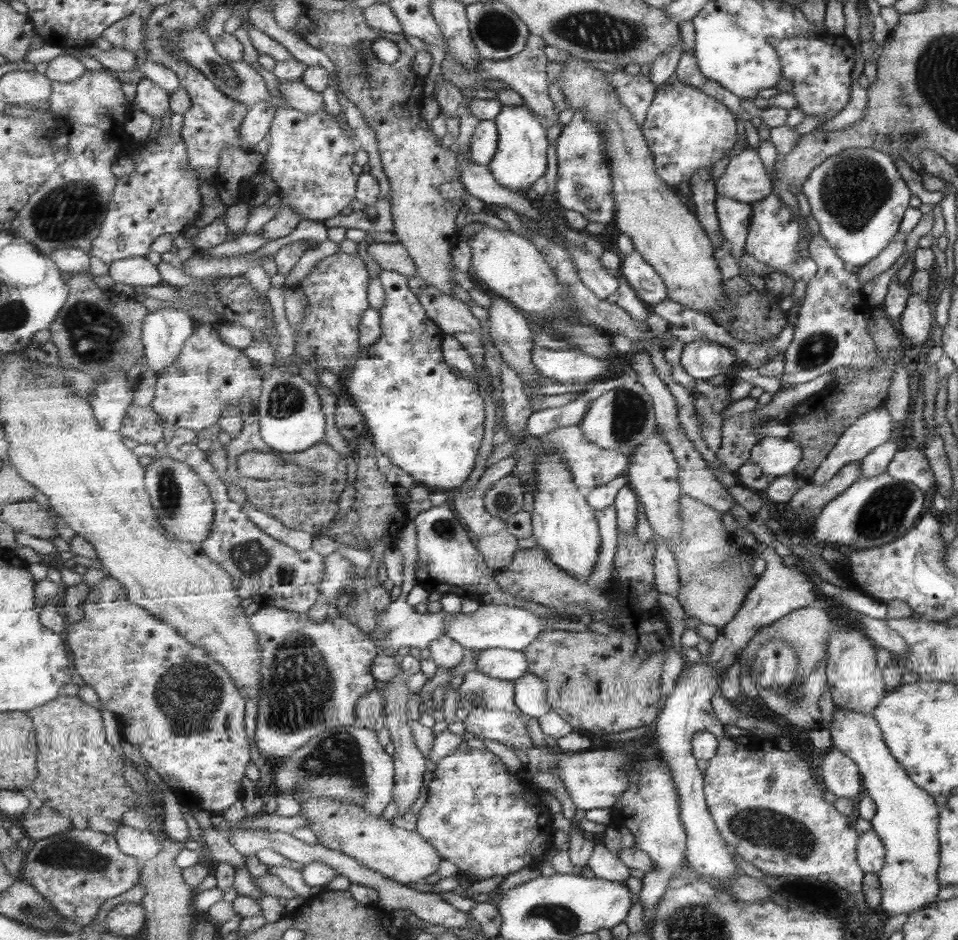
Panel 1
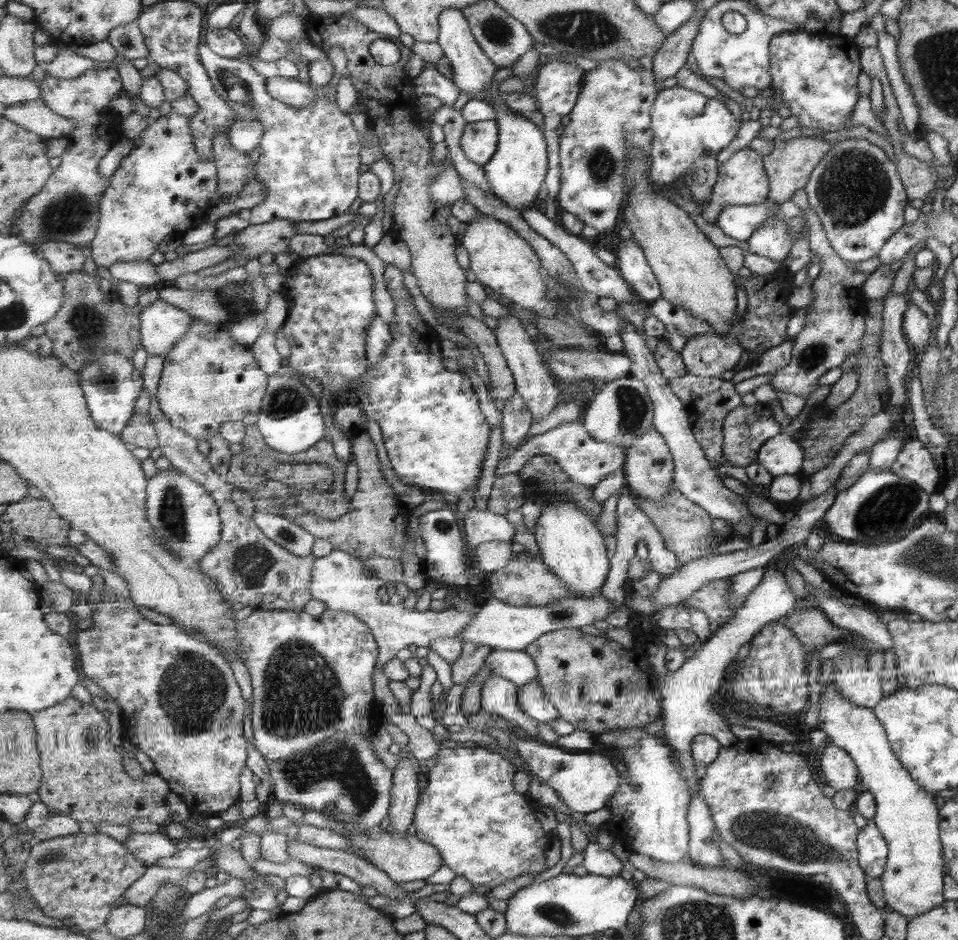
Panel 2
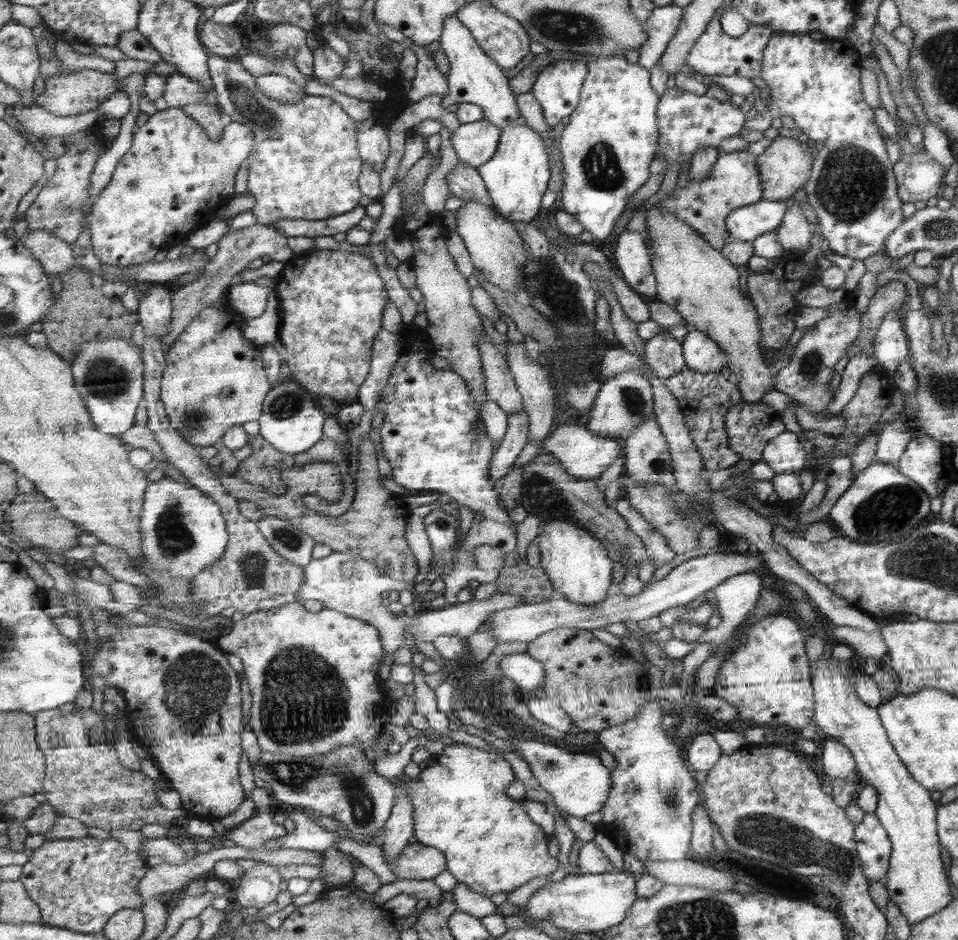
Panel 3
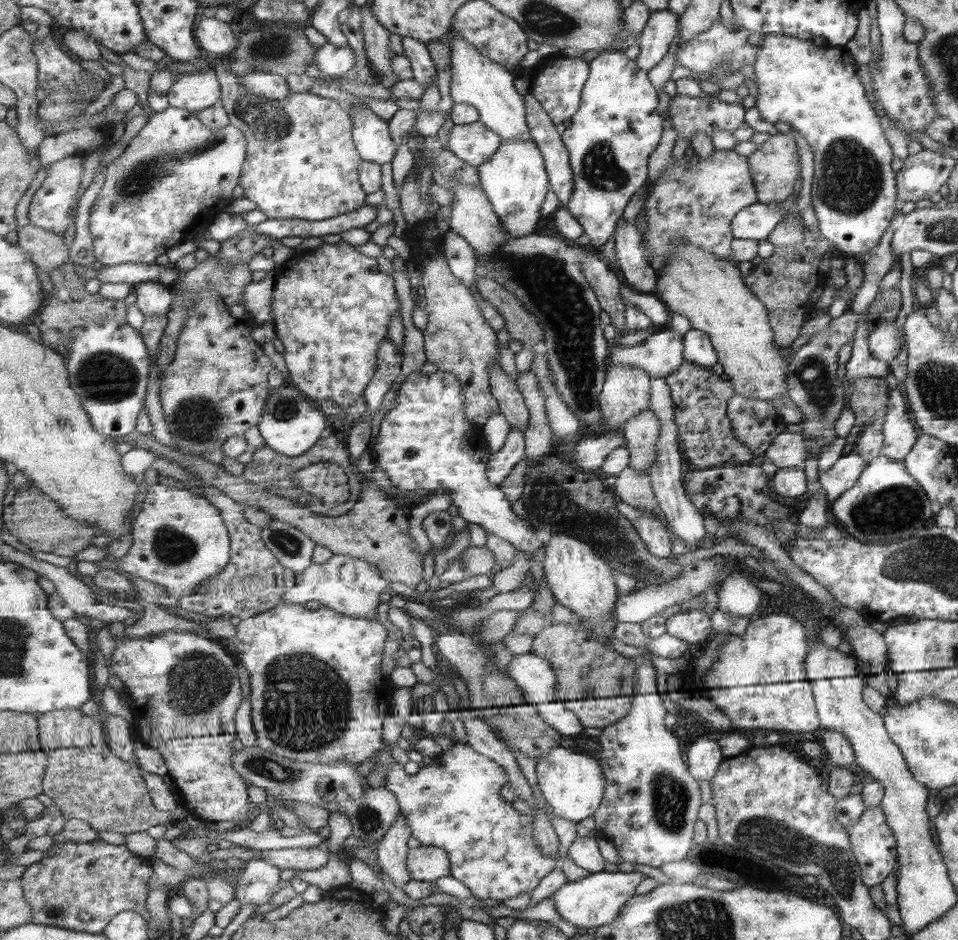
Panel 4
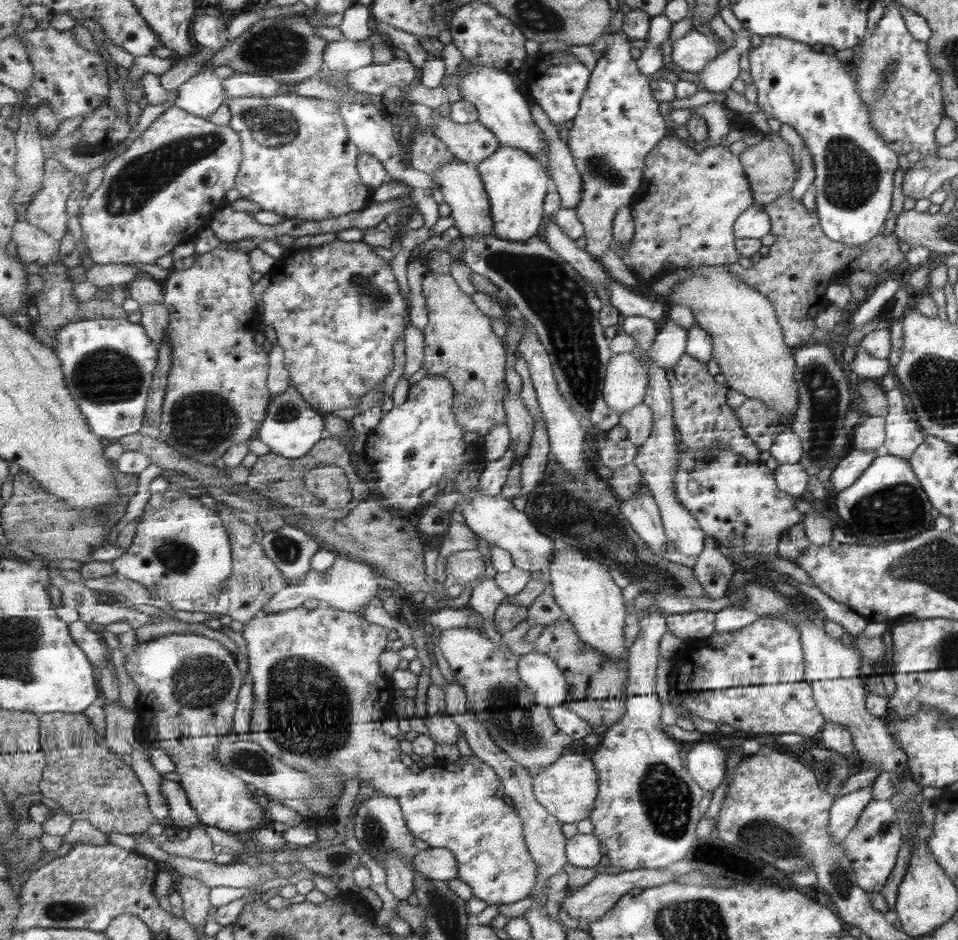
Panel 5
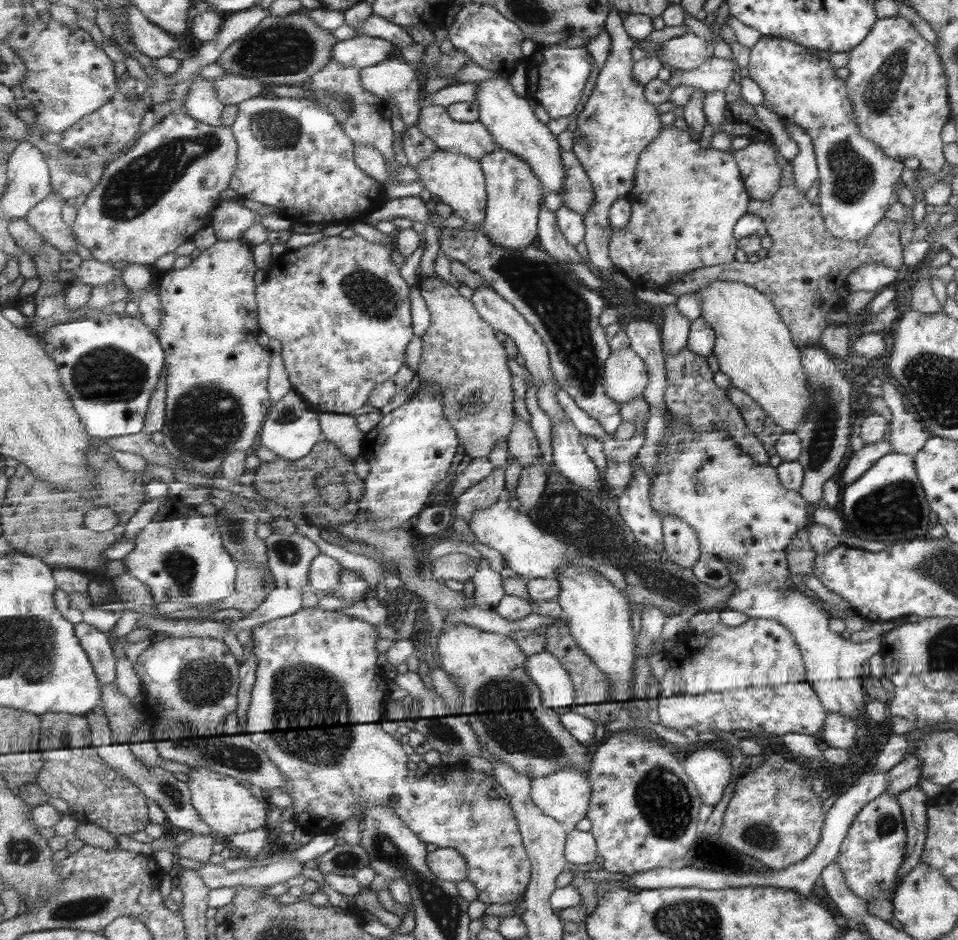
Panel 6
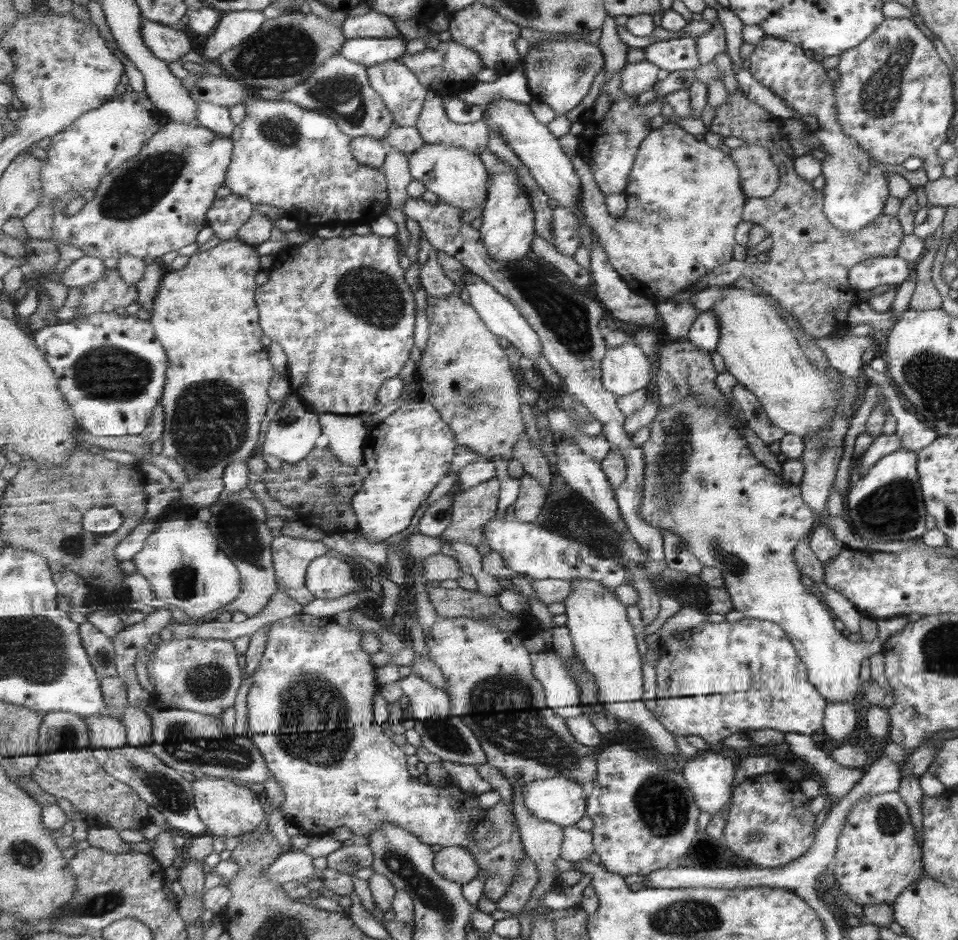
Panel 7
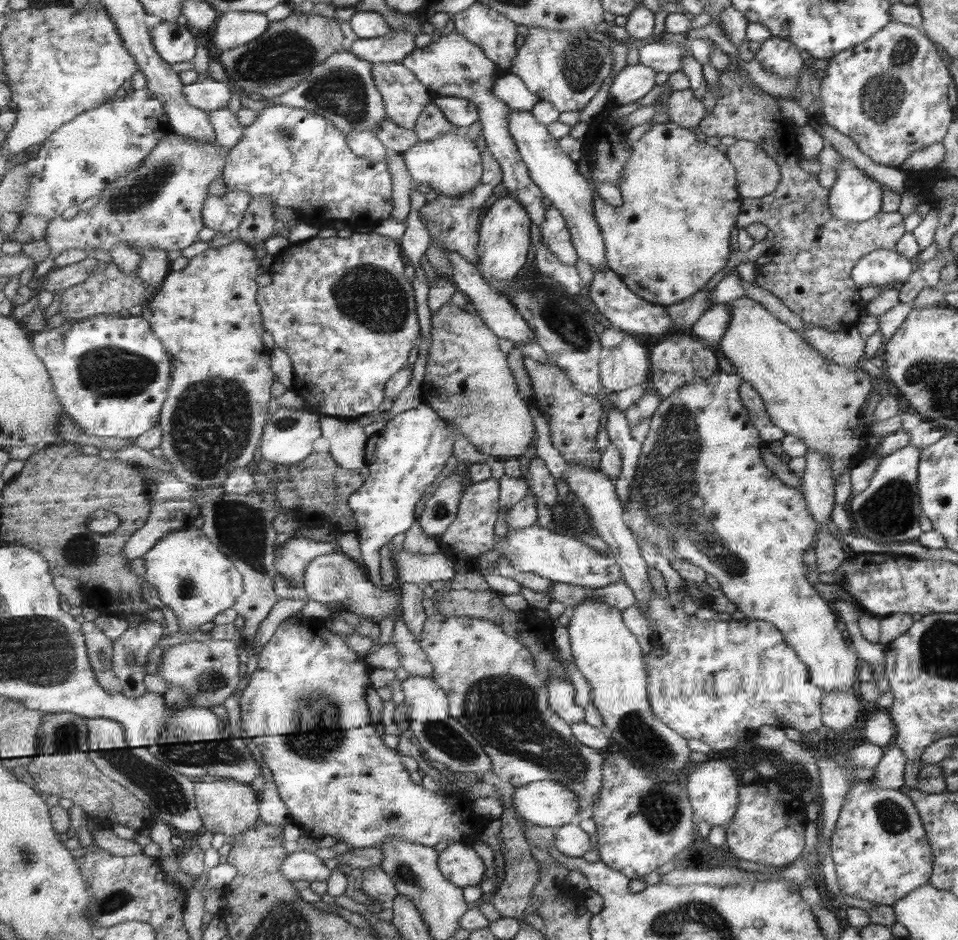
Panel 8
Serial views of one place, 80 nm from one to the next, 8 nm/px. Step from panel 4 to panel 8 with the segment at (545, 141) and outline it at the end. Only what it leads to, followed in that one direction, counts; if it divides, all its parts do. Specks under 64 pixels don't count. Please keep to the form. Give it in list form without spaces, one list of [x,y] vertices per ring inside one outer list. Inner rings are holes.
[[[669,121],[665,124],[655,125],[633,144],[630,161],[626,164],[626,170],[624,170],[622,178],[619,181],[619,188],[623,193],[624,204],[621,206],[611,206],[600,195],[598,184],[594,178],[589,177],[588,182],[590,182],[594,190],[593,208],[596,221],[599,223],[603,238],[605,239],[608,266],[641,298],[656,305],[671,306],[671,304],[682,301],[693,293],[702,290],[715,278],[718,278],[720,273],[729,266],[727,258],[729,258],[729,236],[731,236],[731,230],[733,230],[731,226],[735,226],[735,220],[738,220],[738,216],[741,213],[739,206],[742,206],[742,204],[741,200],[739,200],[737,189],[737,172],[731,162],[727,162],[727,158],[719,152],[719,147],[713,148],[713,146],[705,144],[705,141],[699,142],[691,132],[685,130],[685,127],[677,126],[677,124]]]

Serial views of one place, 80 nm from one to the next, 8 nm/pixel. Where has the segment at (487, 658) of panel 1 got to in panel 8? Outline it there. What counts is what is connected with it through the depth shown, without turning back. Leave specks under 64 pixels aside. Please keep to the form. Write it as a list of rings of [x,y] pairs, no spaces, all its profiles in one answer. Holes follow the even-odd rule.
[[[551,677],[547,681],[550,694],[550,707],[561,718],[575,724],[586,720],[586,712],[576,699],[576,686],[560,677]]]

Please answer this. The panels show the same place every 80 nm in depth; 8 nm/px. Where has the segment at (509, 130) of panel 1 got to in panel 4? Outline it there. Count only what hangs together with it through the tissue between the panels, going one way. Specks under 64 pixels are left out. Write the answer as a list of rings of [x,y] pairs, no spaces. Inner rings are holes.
[[[505,139],[495,156],[486,164],[479,166],[478,171],[482,188],[512,236],[524,237],[535,232],[541,220],[541,206],[552,184],[546,167],[546,158],[534,139]]]

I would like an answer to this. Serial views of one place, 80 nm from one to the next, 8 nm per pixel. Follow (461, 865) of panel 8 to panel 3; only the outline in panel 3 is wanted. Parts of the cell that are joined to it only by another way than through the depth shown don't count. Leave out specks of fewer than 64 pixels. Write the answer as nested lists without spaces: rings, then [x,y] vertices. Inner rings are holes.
[[[421,842],[407,844],[395,864],[390,865],[399,880],[435,880],[448,870],[447,857],[442,851]]]

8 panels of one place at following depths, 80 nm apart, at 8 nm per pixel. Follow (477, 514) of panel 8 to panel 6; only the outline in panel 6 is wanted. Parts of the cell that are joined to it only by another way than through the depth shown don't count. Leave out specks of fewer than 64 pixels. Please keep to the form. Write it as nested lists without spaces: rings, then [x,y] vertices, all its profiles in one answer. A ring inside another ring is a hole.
[[[496,468],[493,474],[468,488],[453,504],[455,516],[464,518],[467,524],[475,511],[487,508],[503,498],[506,492],[506,470]]]

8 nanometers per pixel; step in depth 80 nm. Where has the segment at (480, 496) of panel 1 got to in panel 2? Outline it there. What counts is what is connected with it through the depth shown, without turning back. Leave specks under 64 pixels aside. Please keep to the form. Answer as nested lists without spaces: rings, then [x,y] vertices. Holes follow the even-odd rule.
[[[580,421],[566,422],[545,434],[529,438],[527,444],[519,446],[515,454],[505,460],[500,459],[495,475],[497,478],[501,478],[509,474],[518,474],[531,458],[541,454],[549,454],[557,460],[562,470],[570,476],[570,480],[575,484],[594,487],[603,482],[609,475],[624,470],[627,458],[626,452],[627,450],[624,447],[608,442],[599,442],[596,438],[591,438],[584,423]],[[473,507],[464,517],[464,532],[468,542],[468,549],[475,556],[476,548],[483,542],[489,541],[511,541],[515,536],[515,526],[507,524],[505,517],[499,517],[486,510]]]

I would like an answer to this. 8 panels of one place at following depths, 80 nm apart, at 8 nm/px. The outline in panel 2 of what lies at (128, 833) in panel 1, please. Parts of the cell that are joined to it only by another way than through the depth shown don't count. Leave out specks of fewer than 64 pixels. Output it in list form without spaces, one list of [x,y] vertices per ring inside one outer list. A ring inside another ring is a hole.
[[[133,832],[125,845],[131,854],[148,867],[155,865],[159,858],[169,858],[181,849],[175,840],[163,834],[137,834]]]

